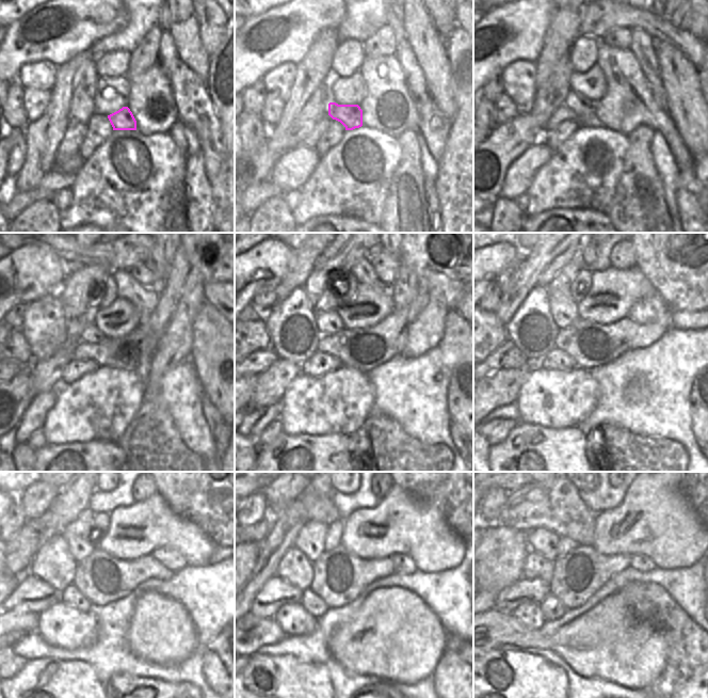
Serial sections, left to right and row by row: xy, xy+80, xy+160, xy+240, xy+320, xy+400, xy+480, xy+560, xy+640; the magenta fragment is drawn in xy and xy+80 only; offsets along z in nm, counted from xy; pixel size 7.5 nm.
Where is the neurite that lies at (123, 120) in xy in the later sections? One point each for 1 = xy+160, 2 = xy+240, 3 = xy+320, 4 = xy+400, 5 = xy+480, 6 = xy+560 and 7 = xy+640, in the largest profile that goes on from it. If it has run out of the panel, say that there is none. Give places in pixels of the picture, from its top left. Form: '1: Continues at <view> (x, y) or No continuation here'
1: Continues at xy+160 (580, 105)
2: Continues at xy+240 (92, 335)
3: Continues at xy+320 (328, 322)
4: Continues at xy+400 (564, 312)
5: Continues at xy+480 (80, 546)
6: Continues at xy+560 (311, 543)
7: Continues at xy+640 (544, 541).

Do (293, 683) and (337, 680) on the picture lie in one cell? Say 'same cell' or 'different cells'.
different cells

